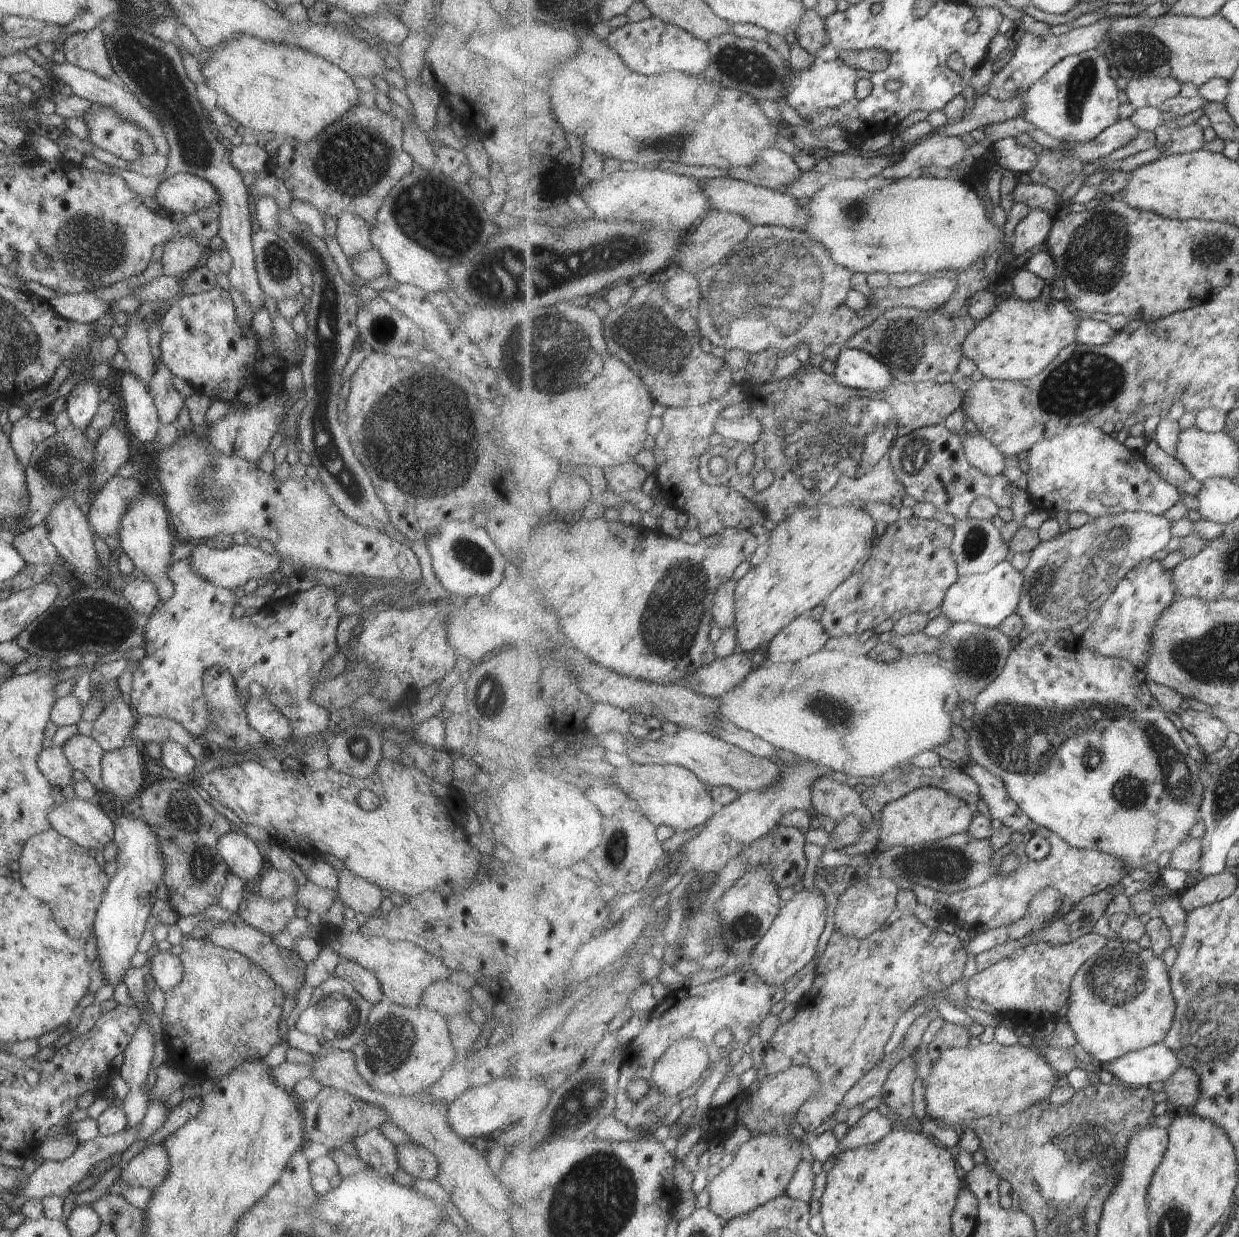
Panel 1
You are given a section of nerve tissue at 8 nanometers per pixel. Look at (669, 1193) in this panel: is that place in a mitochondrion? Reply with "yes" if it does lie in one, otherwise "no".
no

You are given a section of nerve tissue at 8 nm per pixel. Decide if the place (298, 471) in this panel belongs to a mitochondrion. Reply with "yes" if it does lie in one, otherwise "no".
no

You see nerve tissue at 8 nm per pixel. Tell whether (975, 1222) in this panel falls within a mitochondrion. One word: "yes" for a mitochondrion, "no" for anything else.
no

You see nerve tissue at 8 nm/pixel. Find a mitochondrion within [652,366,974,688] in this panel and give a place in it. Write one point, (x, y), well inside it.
(851, 431)

